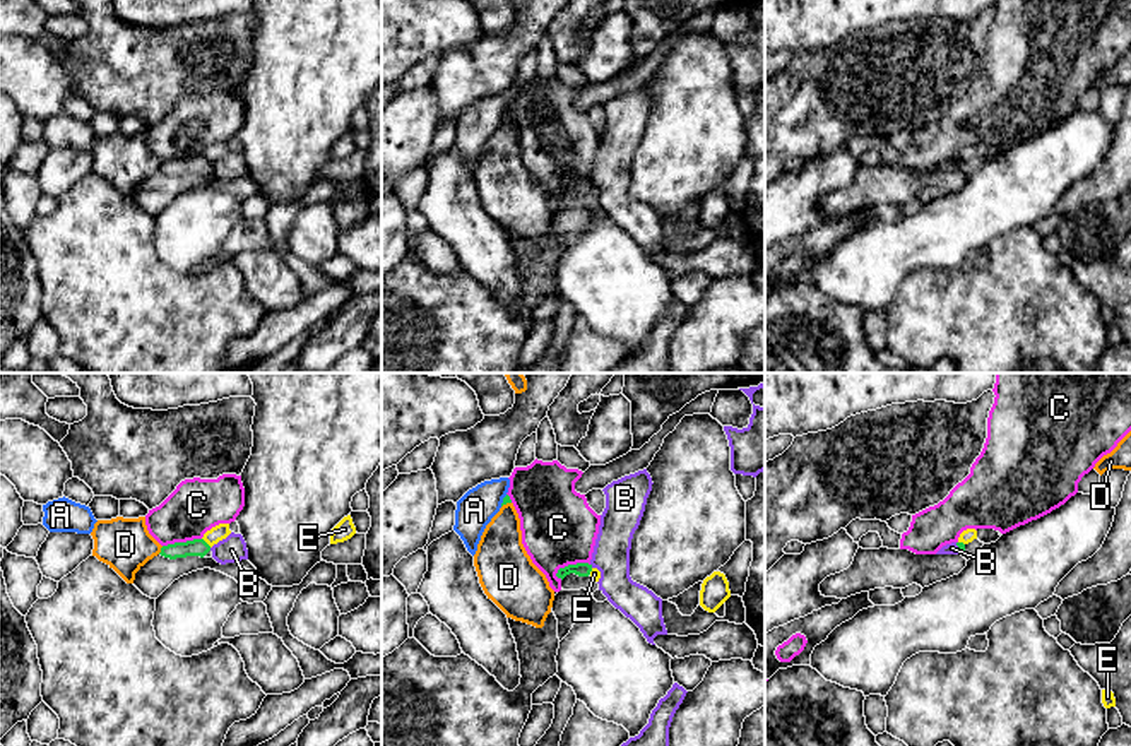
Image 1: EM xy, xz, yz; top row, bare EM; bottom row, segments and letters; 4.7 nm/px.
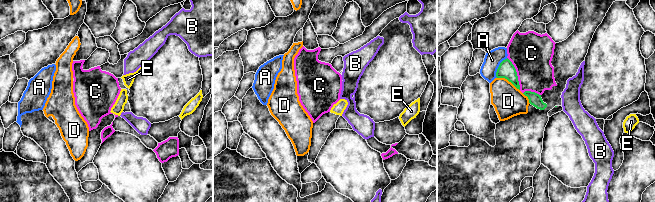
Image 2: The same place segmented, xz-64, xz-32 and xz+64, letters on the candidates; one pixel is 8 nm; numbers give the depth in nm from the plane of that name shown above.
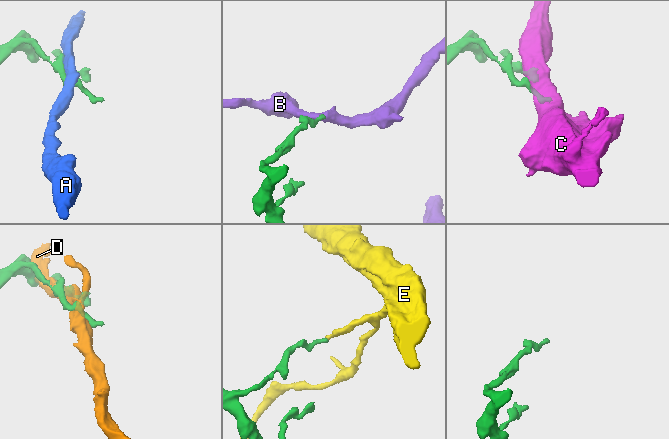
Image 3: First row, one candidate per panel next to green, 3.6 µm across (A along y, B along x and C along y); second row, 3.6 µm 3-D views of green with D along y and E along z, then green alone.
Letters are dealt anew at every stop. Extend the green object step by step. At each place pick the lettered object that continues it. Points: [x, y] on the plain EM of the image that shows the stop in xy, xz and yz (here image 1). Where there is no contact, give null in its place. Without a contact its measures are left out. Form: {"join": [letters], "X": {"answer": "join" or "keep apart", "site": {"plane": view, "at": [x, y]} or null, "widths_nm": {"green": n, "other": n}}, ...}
{"join": [], "A": {"answer": "keep apart", "site": {"plane": "xz", "at": [503, 117]}, "widths_nm": {"green": 30, "other": 180}}, "B": {"answer": "keep apart", "site": {"plane": "yz", "at": [959, 165]}, "widths_nm": {"green": 30, "other": 50}}, "C": {"answer": "keep apart", "site": {"plane": "xz", "at": [570, 182]}, "widths_nm": {"green": 60, "other": 360}}, "D": {"answer": "keep apart", "site": {"plane": "xy", "at": [161, 166]}, "widths_nm": {"green": 80, "other": 240}}, "E": {"answer": "keep apart", "site": {"plane": "xy", "at": [206, 159]}, "widths_nm": {"green": 80, "other": 70}}}

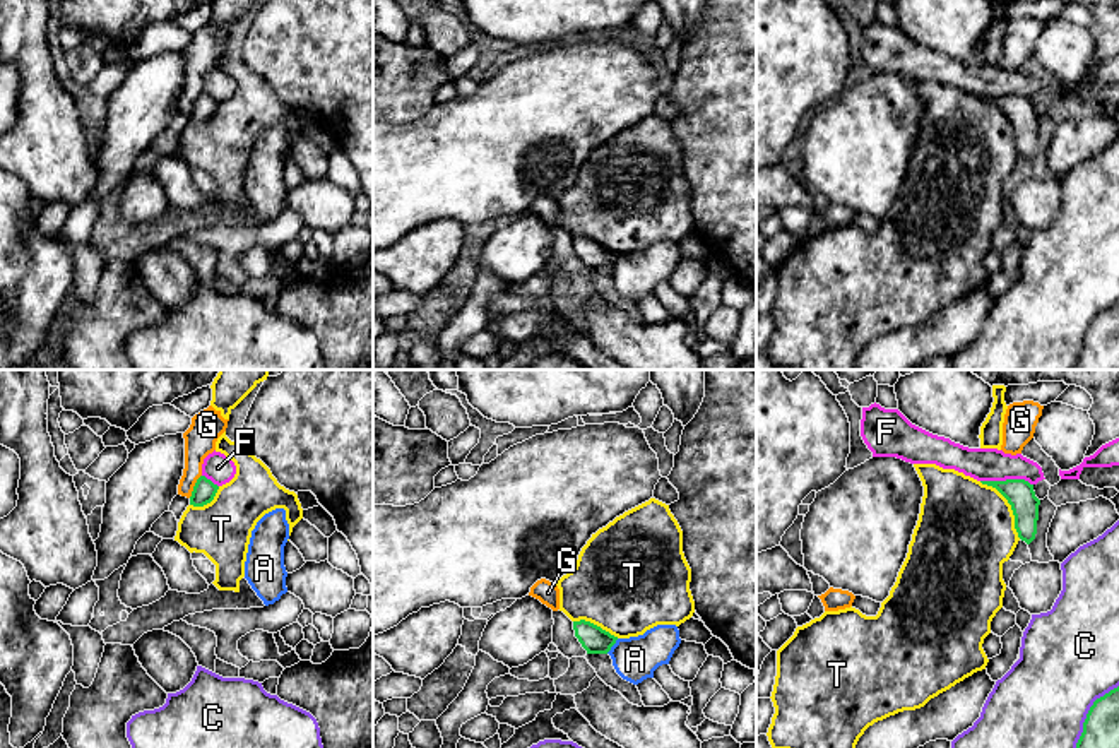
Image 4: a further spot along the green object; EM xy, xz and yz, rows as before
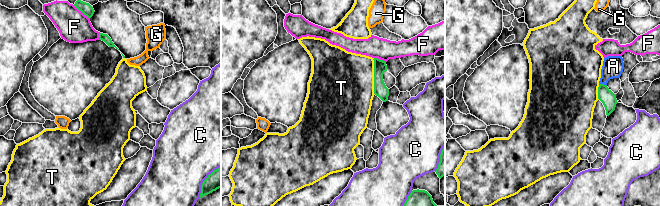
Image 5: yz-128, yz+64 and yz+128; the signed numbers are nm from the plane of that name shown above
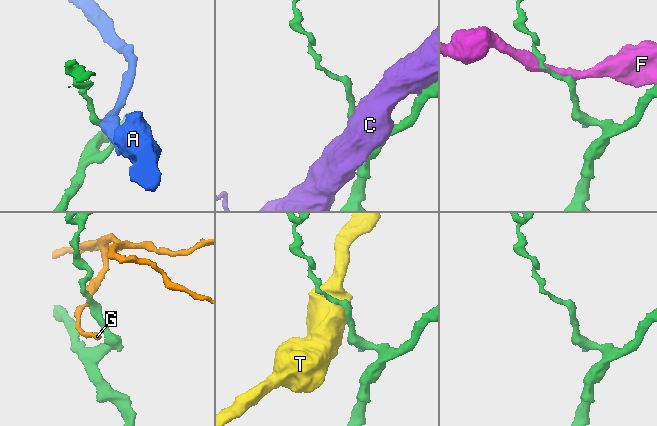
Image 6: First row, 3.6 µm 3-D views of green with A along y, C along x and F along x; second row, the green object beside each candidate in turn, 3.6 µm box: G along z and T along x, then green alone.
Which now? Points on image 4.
{"join": [], "A": {"answer": "keep apart", "site": {"plane": "xz", "at": [613, 261]}, "widths_nm": {"green": 130, "other": 200}}, "C": {"answer": "keep apart", "site": {"plane": "yz", "at": [1087, 332]}, "widths_nm": {"green": 200, "other": 460}}, "F": {"answer": "keep apart", "site": {"plane": "yz", "at": [1006, 96]}, "widths_nm": {"green": 140, "other": 160}}, "G": {"answer": "keep apart", "site": {"plane": "xy", "at": [194, 103]}, "widths_nm": {"green": 110, "other": 150}}, "T": {"answer": "keep apart", "site": {"plane": "yz", "at": [1010, 120]}, "widths_nm": {"green": 140, "other": 460}}}

